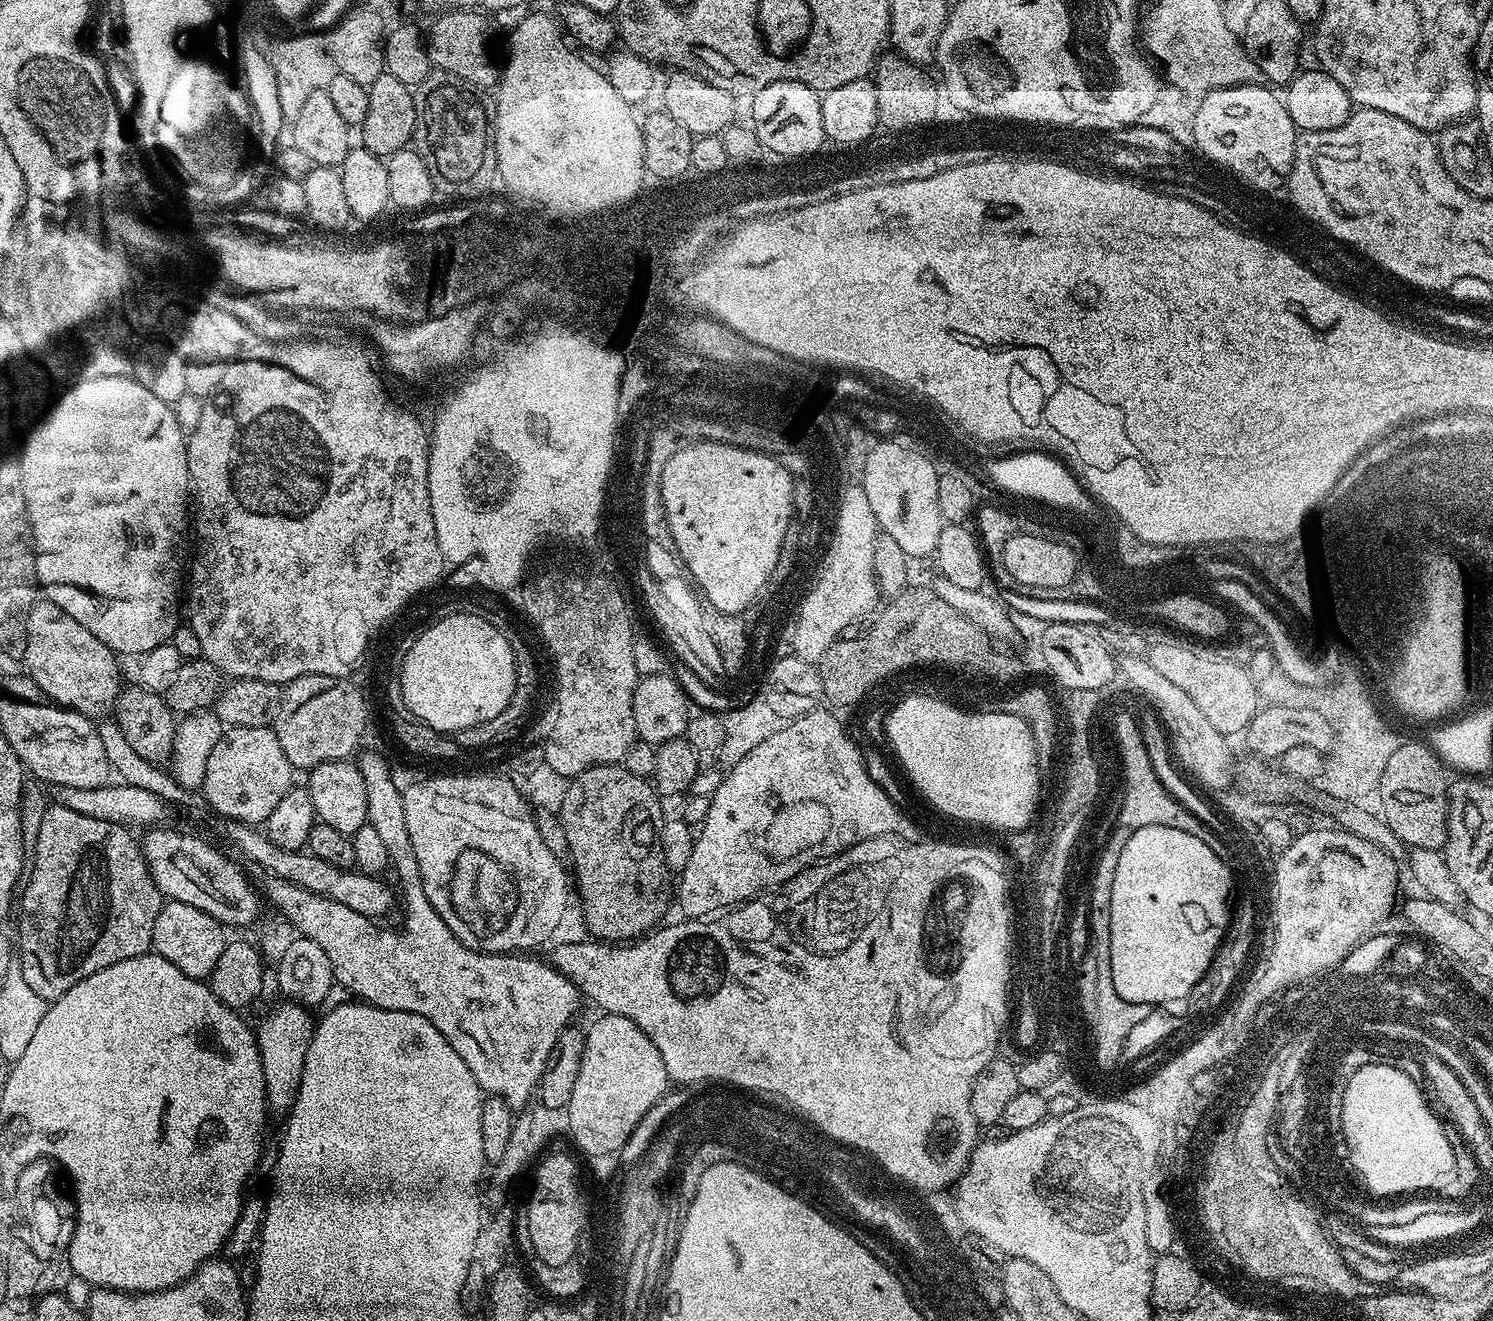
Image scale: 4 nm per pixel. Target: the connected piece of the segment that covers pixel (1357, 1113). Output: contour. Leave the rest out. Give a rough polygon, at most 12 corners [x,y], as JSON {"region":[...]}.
{"region":[[1393,1064],[1342,1098],[1351,1167],[1380,1198],[1455,1174],[1441,1117]]}

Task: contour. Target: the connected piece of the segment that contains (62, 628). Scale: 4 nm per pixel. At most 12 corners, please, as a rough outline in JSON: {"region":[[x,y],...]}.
{"region":[[47,598],[24,664],[45,697],[113,713],[117,655]]}

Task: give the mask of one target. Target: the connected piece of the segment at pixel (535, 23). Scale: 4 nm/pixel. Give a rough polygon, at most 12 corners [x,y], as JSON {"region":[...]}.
{"region":[[555,15],[502,64],[500,168],[560,208],[646,179],[633,105]]}

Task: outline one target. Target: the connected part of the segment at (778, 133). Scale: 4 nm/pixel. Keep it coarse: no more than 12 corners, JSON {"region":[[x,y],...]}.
{"region":[[770,82],[751,97],[751,127],[769,153],[824,147],[821,93]]}

